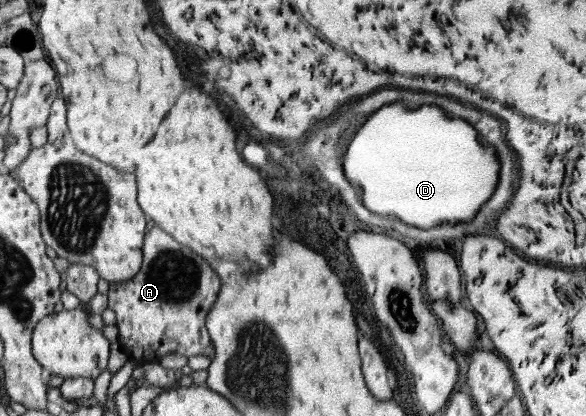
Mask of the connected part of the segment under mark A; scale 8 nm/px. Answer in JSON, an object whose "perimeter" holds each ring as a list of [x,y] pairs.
{"perimeter":[[[159,226],[146,230],[142,266],[130,280],[110,283],[108,307],[115,311],[118,337],[127,357],[157,363],[167,353],[185,357],[214,356],[206,315],[220,292],[217,272],[190,247],[179,243]]]}

